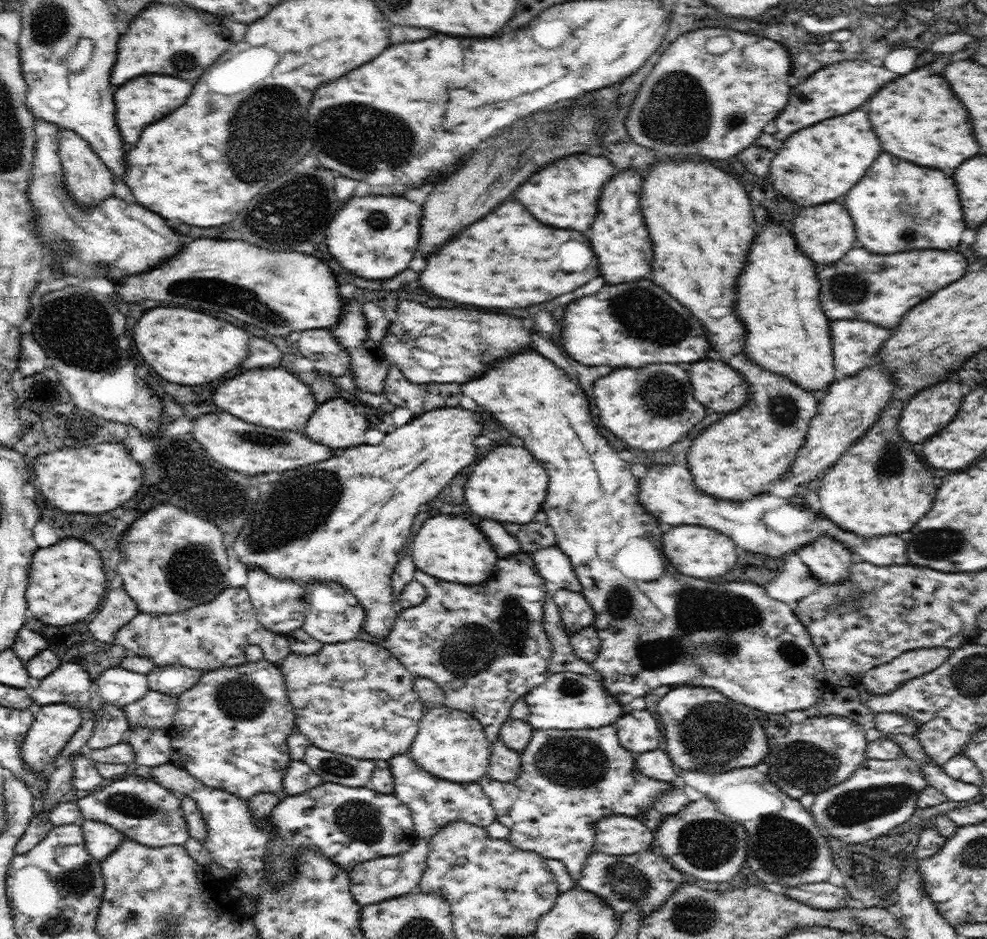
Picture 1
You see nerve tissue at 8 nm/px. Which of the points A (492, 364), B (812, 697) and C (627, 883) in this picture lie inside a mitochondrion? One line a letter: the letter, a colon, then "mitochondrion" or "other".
A: other
B: other
C: mitochondrion

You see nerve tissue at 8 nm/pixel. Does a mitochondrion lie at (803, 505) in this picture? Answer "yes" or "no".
no

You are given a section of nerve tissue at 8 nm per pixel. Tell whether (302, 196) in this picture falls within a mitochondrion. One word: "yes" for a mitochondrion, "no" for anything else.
yes

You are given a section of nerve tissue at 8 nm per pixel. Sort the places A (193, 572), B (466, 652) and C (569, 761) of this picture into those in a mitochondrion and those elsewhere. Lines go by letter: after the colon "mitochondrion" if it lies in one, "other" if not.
A: mitochondrion
B: mitochondrion
C: mitochondrion

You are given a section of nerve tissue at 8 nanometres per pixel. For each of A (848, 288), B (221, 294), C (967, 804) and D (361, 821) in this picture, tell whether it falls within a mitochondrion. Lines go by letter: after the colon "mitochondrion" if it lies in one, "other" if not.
A: mitochondrion
B: mitochondrion
C: other
D: mitochondrion

